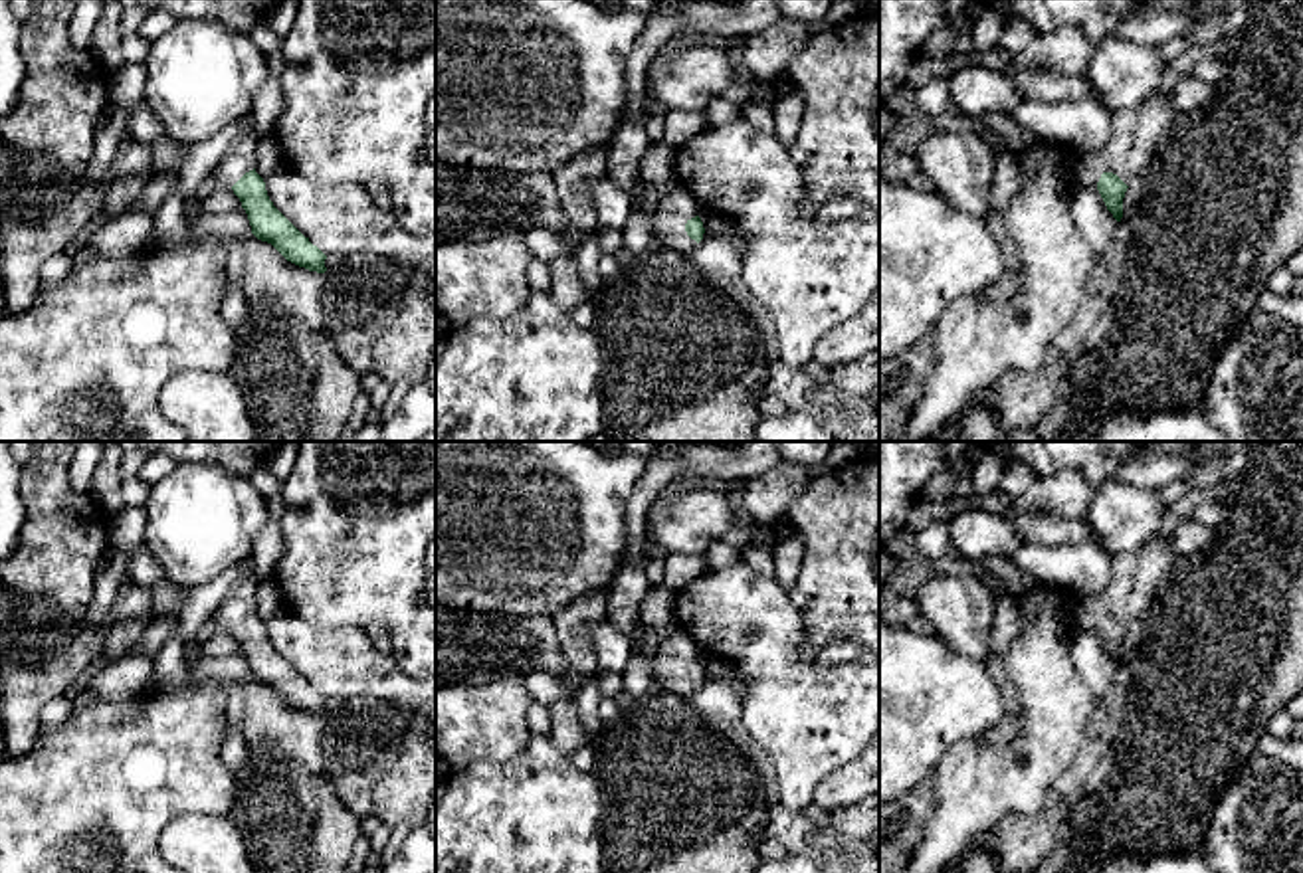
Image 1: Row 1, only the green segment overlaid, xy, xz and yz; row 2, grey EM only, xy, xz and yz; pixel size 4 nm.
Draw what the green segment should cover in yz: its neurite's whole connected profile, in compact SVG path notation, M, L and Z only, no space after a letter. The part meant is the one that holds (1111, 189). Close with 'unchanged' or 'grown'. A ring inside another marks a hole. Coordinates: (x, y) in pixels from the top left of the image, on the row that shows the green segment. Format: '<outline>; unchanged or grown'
M1154 91L1143 105L1113 115L1113 137L1101 150L1075 148L1075 186L1095 186L1117 222L1133 180L1153 158L1176 117L1172 99Z; grown

